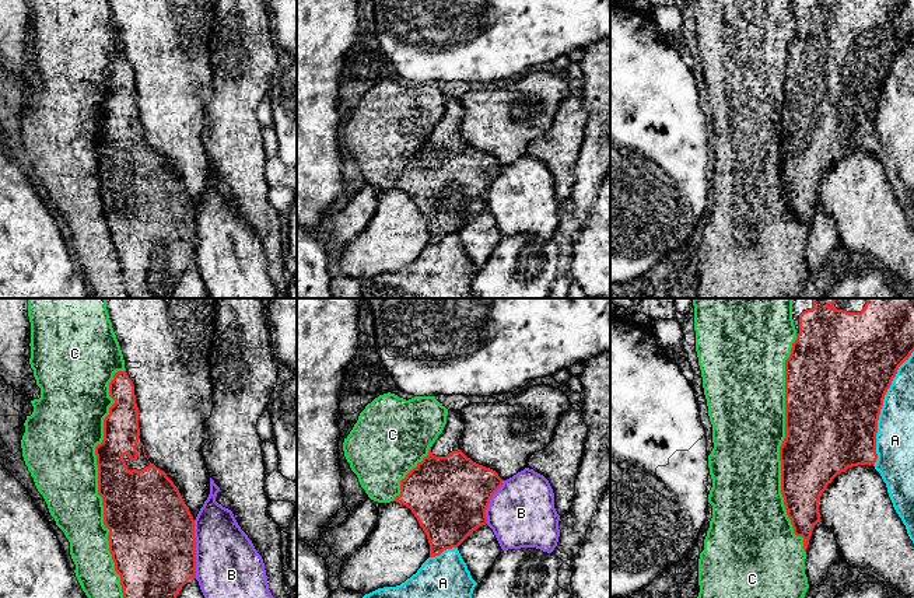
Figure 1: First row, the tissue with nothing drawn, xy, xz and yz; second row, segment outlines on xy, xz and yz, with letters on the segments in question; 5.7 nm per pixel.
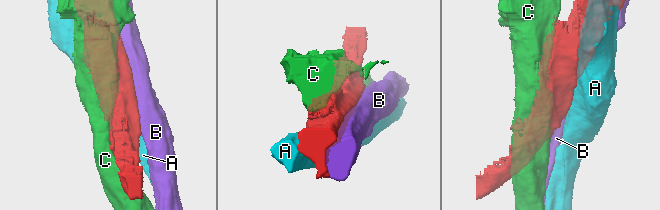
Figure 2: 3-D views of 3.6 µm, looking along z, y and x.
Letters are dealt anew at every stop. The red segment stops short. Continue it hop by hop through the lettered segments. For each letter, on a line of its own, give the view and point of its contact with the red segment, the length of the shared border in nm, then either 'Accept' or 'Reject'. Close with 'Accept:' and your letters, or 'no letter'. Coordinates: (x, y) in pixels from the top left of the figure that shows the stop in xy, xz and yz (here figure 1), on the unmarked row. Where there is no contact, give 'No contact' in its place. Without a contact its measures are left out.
A: Touches red at yz (881, 94). Shared border 700 nm. Reject
B: Touches red at xy (195, 235). Shared border 340 nm. Reject
C: Touches red at xy (98, 177). Shared border 1400 nm. Reject
Accept: no letter

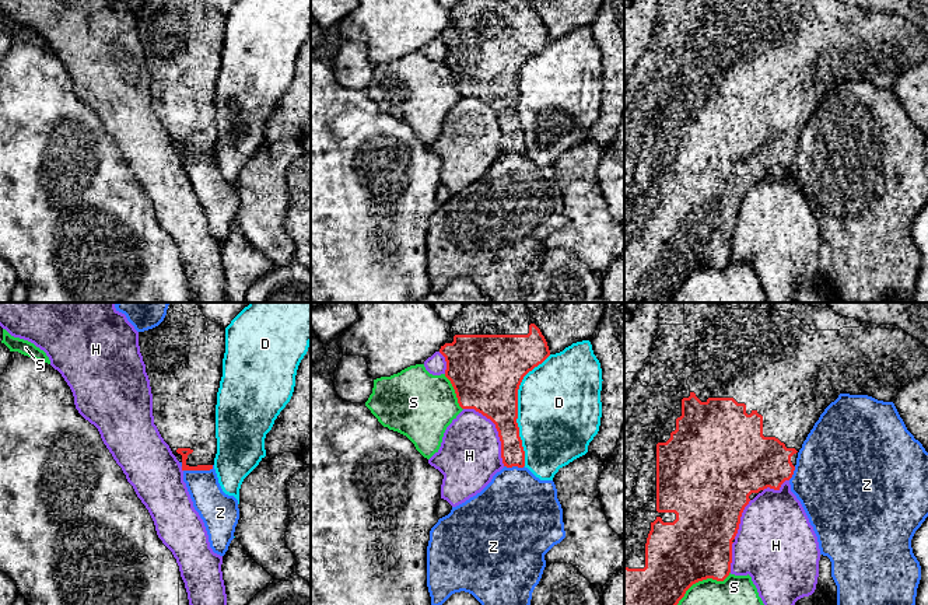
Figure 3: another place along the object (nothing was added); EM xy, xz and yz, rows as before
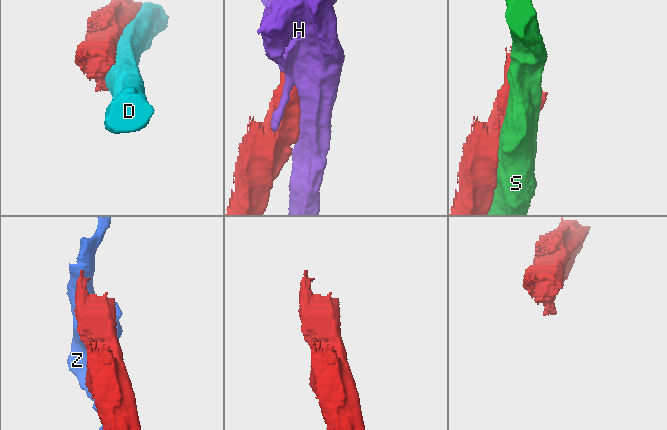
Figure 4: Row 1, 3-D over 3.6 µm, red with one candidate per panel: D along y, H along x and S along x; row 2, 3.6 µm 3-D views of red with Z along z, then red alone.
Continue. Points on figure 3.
D: Touches red at xz (517, 94). Shared border 650 nm. Reject
H: Touches red at xz (497, 116). Shared border 400 nm. Reject
S: Touches red at yz (696, 268). Shared border 440 nm. Reject
Z: Touches red at xy (198, 156). Shared border 180 nm. Reject
Accept: no letter

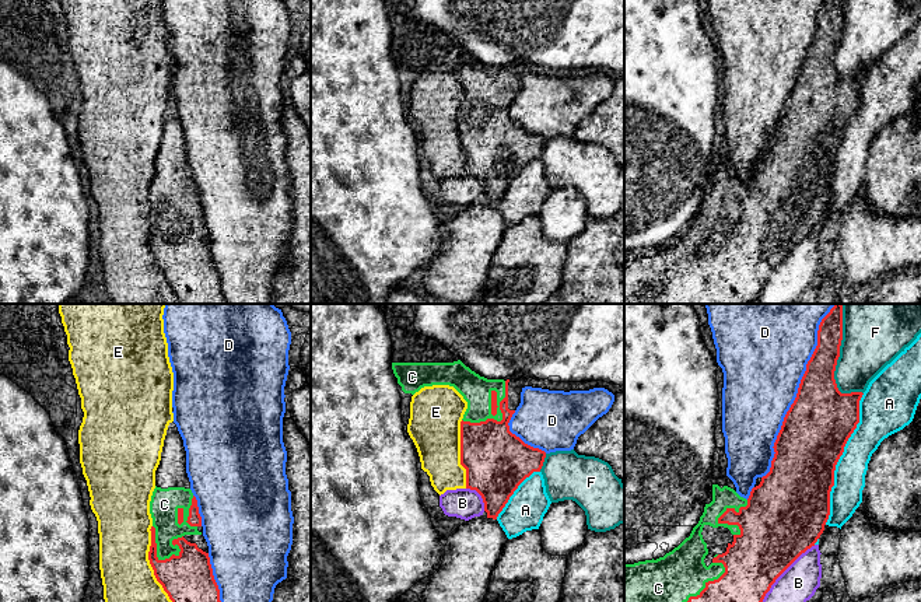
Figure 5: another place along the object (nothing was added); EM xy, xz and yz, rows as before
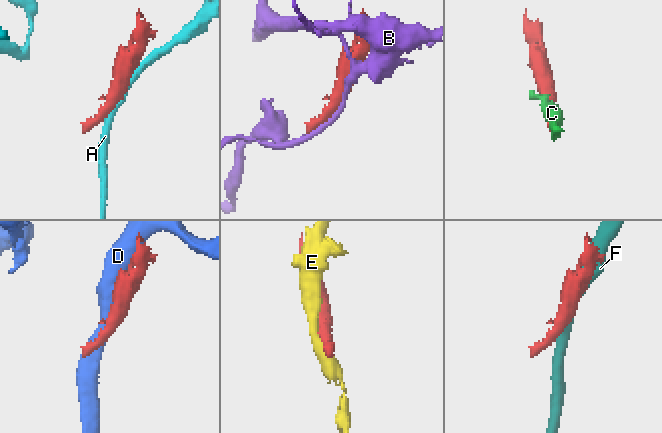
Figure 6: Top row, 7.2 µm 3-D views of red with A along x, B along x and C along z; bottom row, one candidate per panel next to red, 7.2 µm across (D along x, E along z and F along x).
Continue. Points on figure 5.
A: Touches red at yz (839, 144). Shared border 800 nm. Reject
B: Touches red at yz (777, 263). Shared border 550 nm. Reject
C: Touches red at xz (494, 101). Shared border 340 nm. Accept
D: Touches red at yz (797, 83). Shared border 1000 nm. Reject
E: Touches red at xy (154, 258). Shared border 550 nm. Reject
F: Touches red at yz (836, 51). Shared border 480 nm. Reject
Accept: C

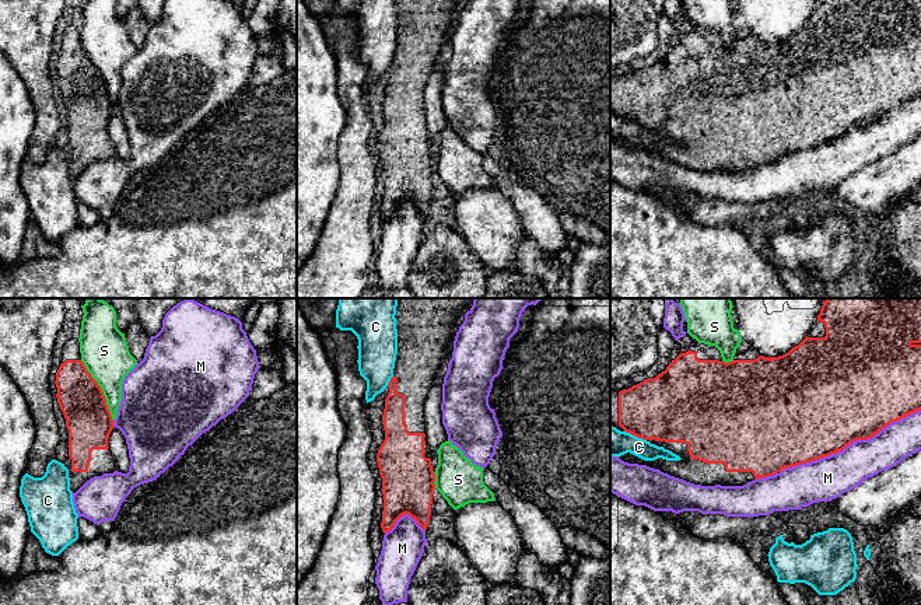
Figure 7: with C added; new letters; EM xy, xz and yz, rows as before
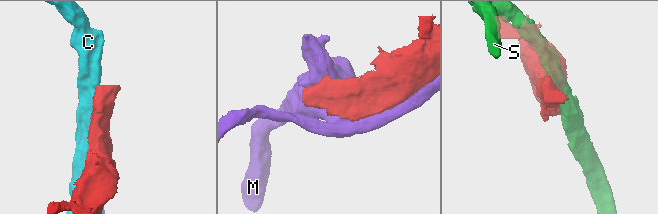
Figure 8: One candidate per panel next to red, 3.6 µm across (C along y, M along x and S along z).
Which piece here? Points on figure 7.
C: Touches red at yz (636, 122). Shared border 140 nm. Reject
M: Touches red at yz (850, 129). Shared border 900 nm. Reject
S: Touches red at xy (101, 77). Shared border 400 nm. Reject
Accept: no letter

